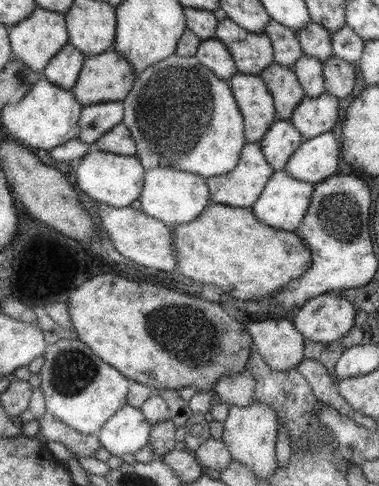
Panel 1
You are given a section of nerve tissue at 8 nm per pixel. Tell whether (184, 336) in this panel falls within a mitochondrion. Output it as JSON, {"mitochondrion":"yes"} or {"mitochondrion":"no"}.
{"mitochondrion":"yes"}

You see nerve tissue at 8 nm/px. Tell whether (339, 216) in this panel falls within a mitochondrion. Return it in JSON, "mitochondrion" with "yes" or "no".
{"mitochondrion":"yes"}

